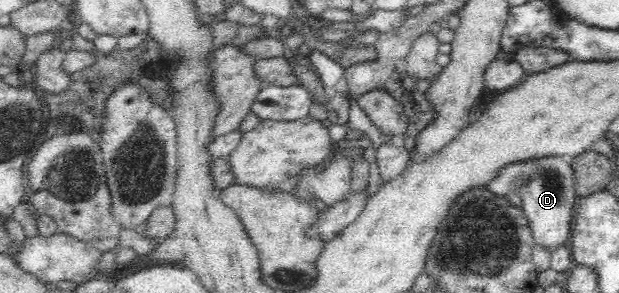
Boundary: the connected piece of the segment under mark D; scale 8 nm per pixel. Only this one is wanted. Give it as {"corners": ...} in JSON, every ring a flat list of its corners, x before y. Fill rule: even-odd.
{"corners":[[547,155,507,163,497,169,486,186,499,196,506,196,507,193,518,194,522,201,520,207,528,219,537,245,546,246,552,251,569,238,574,202,579,197,576,193,575,175,568,158],[520,177,525,179,523,184,520,184]]}

